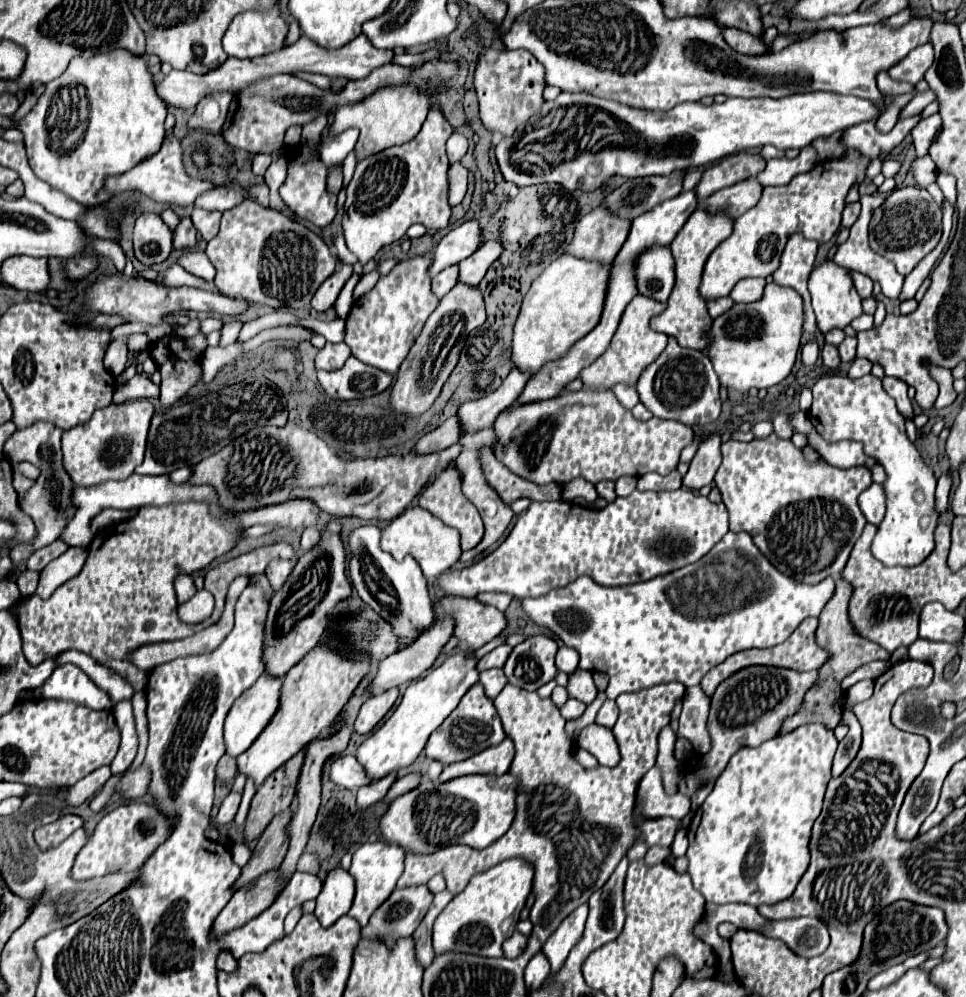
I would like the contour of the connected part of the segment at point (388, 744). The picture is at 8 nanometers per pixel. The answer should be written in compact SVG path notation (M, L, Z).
M464 651L448 657L442 665L434 667L430 673L414 679L404 691L404 697L398 709L392 713L392 717L356 749L356 759L362 763L366 777L380 779L390 775L392 771L398 771L414 763L414 759L424 749L430 733L456 709L462 695L476 681L478 681L476 659L468 659Z

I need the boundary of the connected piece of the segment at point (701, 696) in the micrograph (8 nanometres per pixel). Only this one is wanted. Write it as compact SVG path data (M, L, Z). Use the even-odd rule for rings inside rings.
M700 685L688 687L684 695L684 707L680 715L680 729L676 737L684 737L692 741L696 753L706 753L710 747L710 735L706 731L710 697L700 689Z

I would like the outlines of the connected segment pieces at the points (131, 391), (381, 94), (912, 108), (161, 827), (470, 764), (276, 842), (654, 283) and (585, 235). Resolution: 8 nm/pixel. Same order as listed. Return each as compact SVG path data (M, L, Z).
M144 373L134 375L128 383L118 385L114 391L114 403L124 403L132 399L156 399L160 395L160 387L154 385Z
M412 85L386 87L386 89L380 89L378 93L366 97L358 105L344 105L342 109L338 109L340 113L334 115L328 135L334 139L336 135L340 135L342 131L346 131L350 127L360 129L360 137L356 141L354 153L356 153L356 161L362 161L388 147L410 141L420 131L420 127L428 115L428 109L430 109L430 99L426 95L420 95Z
M926 91L926 93L916 93L914 97L912 97L912 101L900 111L900 117L914 117L914 115L918 115L928 103L932 103L936 99L936 95L932 93L932 91Z
M140 801L120 805L118 809L106 813L102 821L96 825L88 843L76 855L70 875L76 881L86 881L86 879L104 877L108 873L132 871L138 865L142 865L146 857L152 855L154 849L168 837L170 833L168 829L170 829L168 821L152 805L140 803Z
M504 739L500 745L494 745L492 749L486 749L484 753L478 753L476 757L468 757L468 761L458 761L456 765L444 767L440 779L448 781L452 777L460 775L504 775L512 763L514 757L514 745L512 739Z
M290 813L276 815L274 821L266 827L266 831L262 833L262 837L258 839L258 843L252 851L248 865L242 867L242 873L236 879L234 889L240 889L240 887L256 881L264 873L270 873L280 867L280 863L286 855L286 849L288 849L288 835L286 835L288 819L290 819Z
M650 247L636 269L638 293L656 301L666 301L674 287L674 259L668 247Z
M600 205L578 221L574 237L564 253L586 257L588 261L596 261L600 265L612 263L628 237L628 229L630 221L614 217Z

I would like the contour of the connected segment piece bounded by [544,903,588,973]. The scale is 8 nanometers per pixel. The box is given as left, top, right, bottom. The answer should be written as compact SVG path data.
M580 905L576 911L572 911L562 923L560 927L548 937L546 945L544 945L544 953L550 959L552 965L552 973L560 969L562 961L568 957L570 949L580 941L580 937L584 935L584 923L588 917L588 905Z

